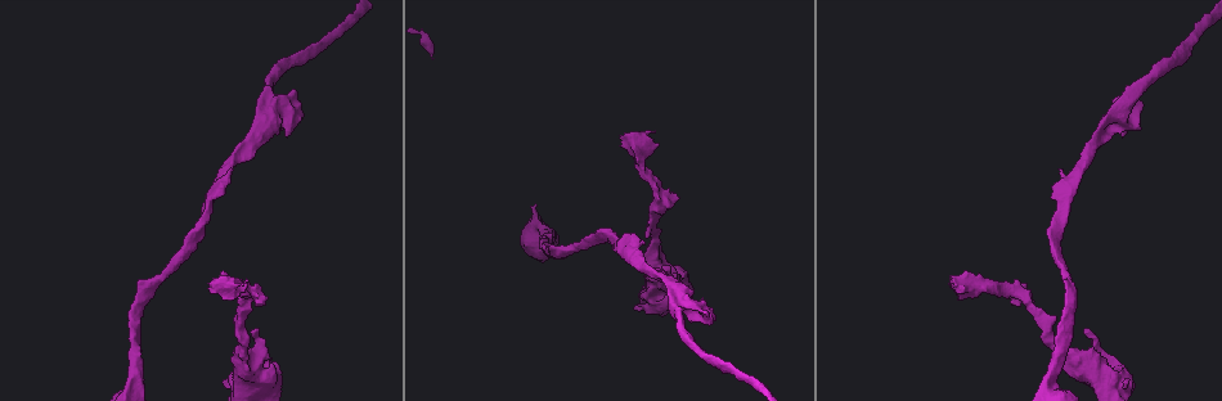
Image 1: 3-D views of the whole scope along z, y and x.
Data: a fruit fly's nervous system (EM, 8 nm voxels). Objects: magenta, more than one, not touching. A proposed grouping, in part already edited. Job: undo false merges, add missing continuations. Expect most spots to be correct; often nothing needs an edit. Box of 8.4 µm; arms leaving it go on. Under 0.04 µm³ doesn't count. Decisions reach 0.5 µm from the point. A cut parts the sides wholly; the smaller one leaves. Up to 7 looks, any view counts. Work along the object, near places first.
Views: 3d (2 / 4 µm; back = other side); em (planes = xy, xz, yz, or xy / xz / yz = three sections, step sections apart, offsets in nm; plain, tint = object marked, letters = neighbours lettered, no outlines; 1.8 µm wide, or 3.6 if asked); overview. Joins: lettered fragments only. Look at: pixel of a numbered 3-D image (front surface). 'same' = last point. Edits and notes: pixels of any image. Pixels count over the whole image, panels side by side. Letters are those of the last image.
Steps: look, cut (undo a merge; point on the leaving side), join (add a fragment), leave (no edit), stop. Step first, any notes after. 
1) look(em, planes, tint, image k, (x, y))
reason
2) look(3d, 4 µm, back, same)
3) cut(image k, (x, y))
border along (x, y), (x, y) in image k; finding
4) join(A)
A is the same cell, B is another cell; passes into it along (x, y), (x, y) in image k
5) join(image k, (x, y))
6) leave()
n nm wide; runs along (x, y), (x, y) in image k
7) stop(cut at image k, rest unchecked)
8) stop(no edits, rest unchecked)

look(3d, 4 µm, back, image 1, (654, 133))
end of a long branch

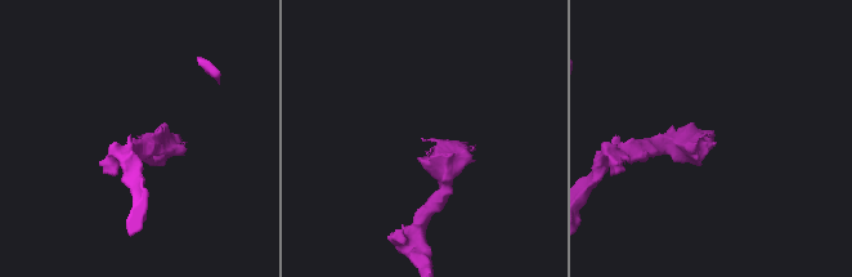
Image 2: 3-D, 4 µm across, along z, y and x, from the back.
look(em, 3.6 µm, yz, step 16, tint, image 2, (712, 145))

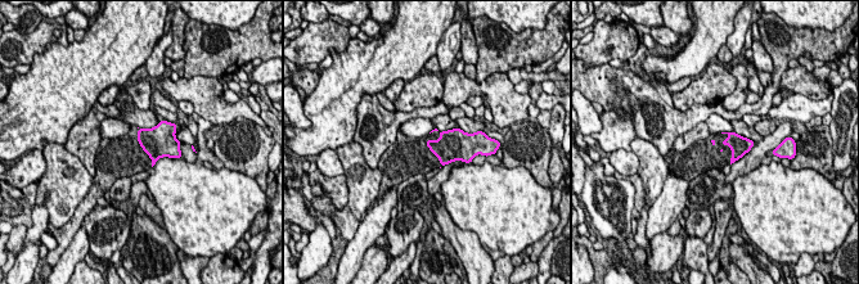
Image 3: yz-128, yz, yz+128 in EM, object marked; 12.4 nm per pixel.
look(em, 3.6 µm, xz, step 8, letters, same)

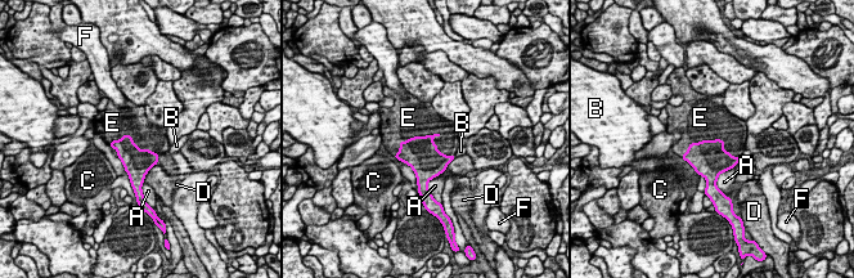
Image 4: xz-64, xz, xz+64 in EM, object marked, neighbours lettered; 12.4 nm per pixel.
join(E)
160 nm wide; E is the same cell, A, B, C, D and F are other cells; it goes on there

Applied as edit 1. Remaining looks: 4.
look(em, planes, letters, image 1, (1125, 381))

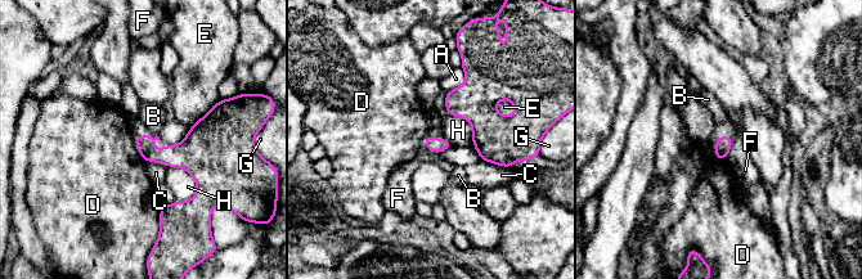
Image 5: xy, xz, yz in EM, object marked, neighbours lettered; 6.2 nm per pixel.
leave()
A, B, C, D, E, F, G and H are other cells; no lettered fragment goes on from it

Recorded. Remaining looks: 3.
look(em, planes, letters, image 1, (232, 168))

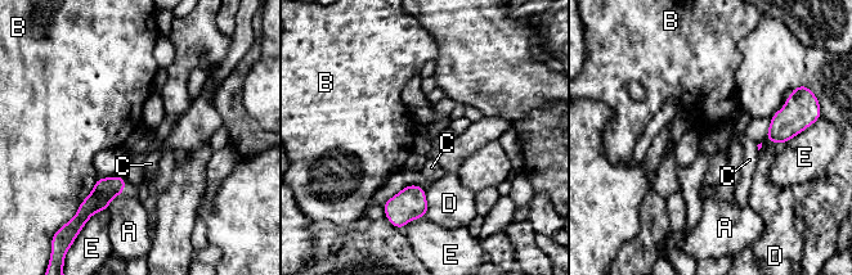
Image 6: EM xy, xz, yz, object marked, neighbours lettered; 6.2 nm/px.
leave()
A, B, C, D and E are other cells; border along (97, 179), (93, 190), (79, 207) in image 6; no lettered fragment goes on from it

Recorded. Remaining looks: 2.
stop(join at image 4, rest unchecked)

